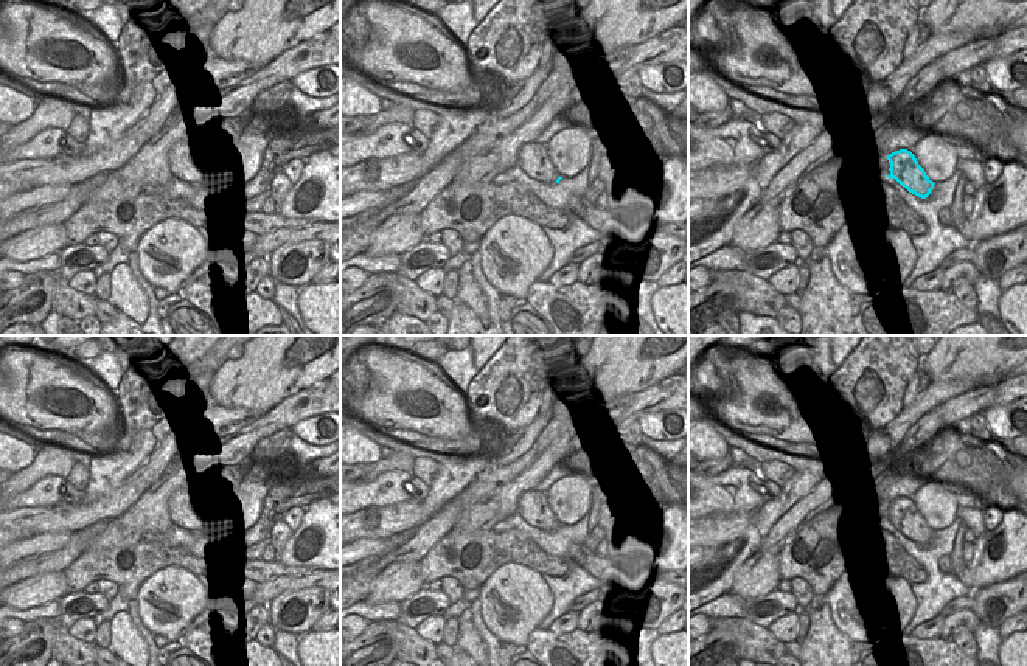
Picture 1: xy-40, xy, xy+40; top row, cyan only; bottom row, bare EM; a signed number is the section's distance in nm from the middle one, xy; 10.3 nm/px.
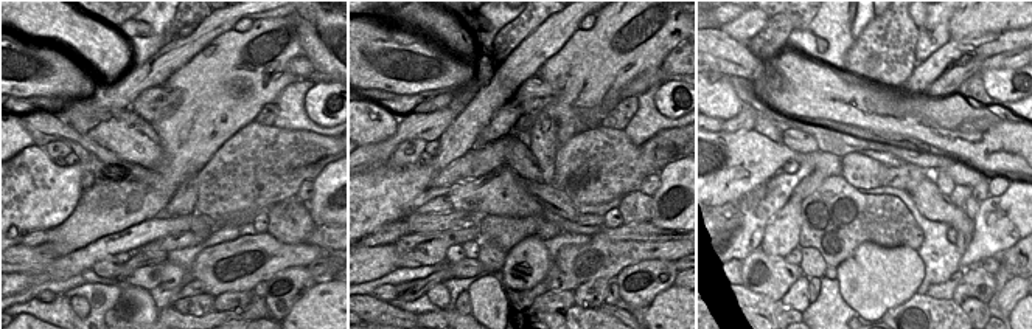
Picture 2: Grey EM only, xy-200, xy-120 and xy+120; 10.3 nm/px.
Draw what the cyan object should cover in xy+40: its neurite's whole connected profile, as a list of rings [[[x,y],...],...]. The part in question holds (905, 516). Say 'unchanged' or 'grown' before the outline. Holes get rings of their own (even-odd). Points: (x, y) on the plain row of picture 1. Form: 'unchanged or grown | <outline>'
grown | [[[907,497],[895,498],[883,506],[879,522],[895,526],[903,536],[921,546],[926,546],[935,532]]]

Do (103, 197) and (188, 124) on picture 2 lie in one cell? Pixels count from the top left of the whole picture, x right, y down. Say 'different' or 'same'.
same

